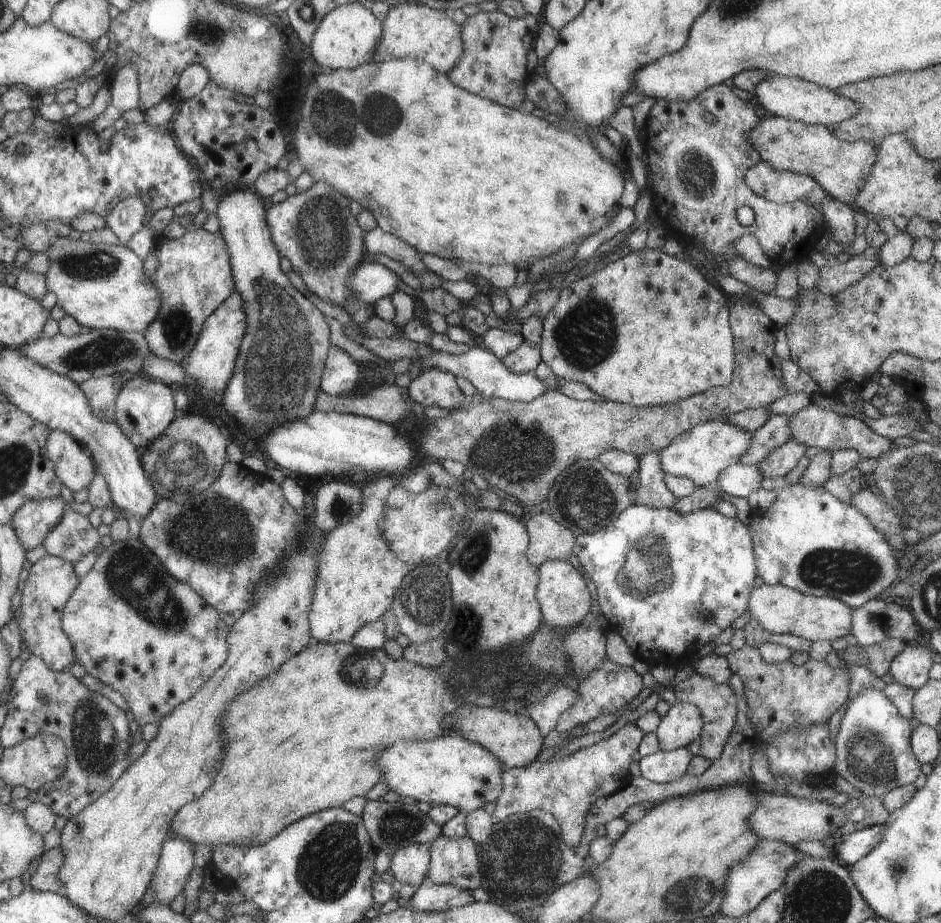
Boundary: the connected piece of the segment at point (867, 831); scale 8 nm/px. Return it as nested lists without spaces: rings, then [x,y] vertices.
[[[881,824],[866,827],[862,830],[855,830],[850,834],[844,835],[833,847],[832,857],[838,863],[849,868],[857,860],[865,856],[871,848],[875,848],[875,844],[881,842],[883,830],[885,830],[885,826]]]

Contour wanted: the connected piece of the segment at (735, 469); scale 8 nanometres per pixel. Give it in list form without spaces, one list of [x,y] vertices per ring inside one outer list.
[[[738,462],[726,468],[712,487],[731,497],[746,497],[760,489],[759,482],[763,478],[757,470],[757,465],[747,466]]]

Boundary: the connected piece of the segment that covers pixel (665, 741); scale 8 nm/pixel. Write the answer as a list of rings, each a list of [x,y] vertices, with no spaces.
[[[677,701],[661,717],[661,722],[655,730],[659,750],[687,747],[700,736],[703,725],[703,716],[697,706]]]

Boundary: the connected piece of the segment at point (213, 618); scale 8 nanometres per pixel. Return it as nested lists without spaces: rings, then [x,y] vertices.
[[[136,537],[128,540],[115,540],[109,547],[103,549],[91,570],[86,576],[80,578],[80,586],[77,586],[77,590],[69,600],[68,606],[65,606],[62,622],[64,623],[65,634],[69,636],[76,648],[77,662],[85,668],[86,673],[91,674],[94,678],[101,680],[104,684],[123,694],[133,713],[134,726],[142,727],[149,722],[162,721],[178,705],[193,697],[193,694],[196,694],[197,690],[200,690],[201,686],[224,665],[225,658],[227,658],[228,644],[225,644],[225,638],[228,638],[228,635],[225,622],[217,618],[217,612],[208,603],[205,603],[191,587],[177,582],[172,575],[169,575],[165,568],[161,566],[160,560]]]

